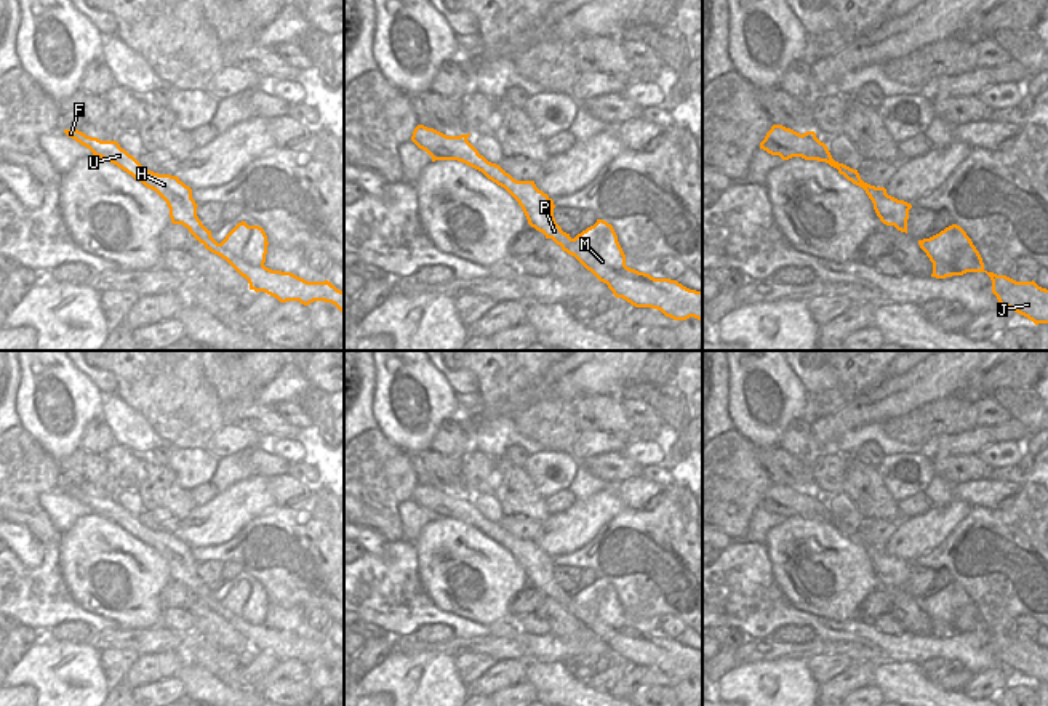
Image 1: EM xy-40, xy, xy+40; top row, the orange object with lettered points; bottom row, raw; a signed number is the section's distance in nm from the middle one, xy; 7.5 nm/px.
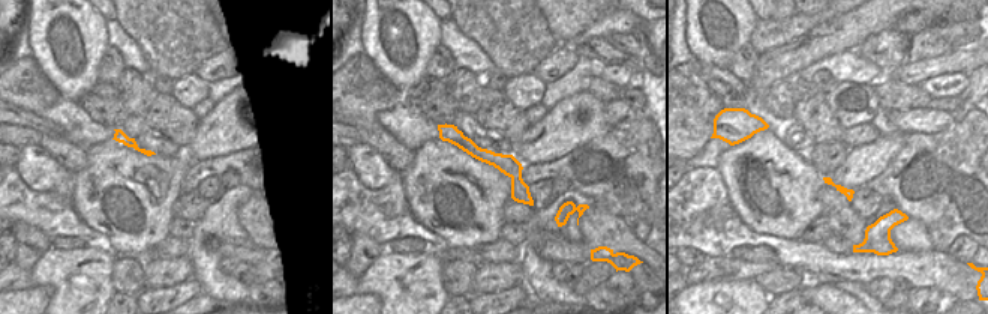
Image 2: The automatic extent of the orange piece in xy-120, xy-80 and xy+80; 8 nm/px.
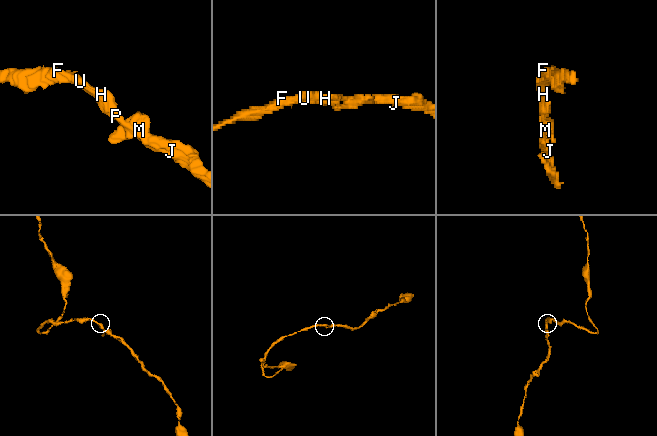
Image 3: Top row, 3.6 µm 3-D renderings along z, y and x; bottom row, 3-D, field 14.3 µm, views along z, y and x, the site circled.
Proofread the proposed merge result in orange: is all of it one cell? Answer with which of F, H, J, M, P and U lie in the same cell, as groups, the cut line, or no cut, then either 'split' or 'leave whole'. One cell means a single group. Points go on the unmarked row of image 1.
F H J M P U | no cut | leave whole

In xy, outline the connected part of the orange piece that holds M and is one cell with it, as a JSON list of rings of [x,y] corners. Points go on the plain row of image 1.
[[[418,483],[411,499],[426,509],[432,520],[462,520],[504,546],[518,560],[531,586],[574,615],[600,640],[606,642],[616,656],[622,656],[635,666],[658,668],[674,679],[694,676],[702,680],[702,650],[690,648],[677,639],[654,637],[627,626],[614,588],[603,578],[597,578],[594,584],[571,597],[555,581],[554,559],[539,549],[534,540],[517,540],[499,523],[488,520],[467,499],[469,495],[470,491],[446,495],[434,487]]]

